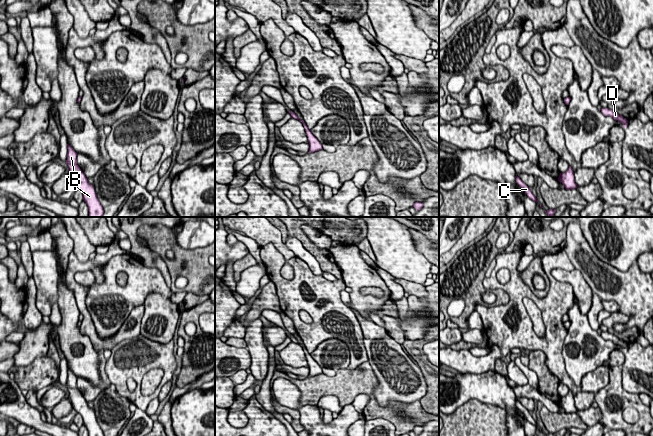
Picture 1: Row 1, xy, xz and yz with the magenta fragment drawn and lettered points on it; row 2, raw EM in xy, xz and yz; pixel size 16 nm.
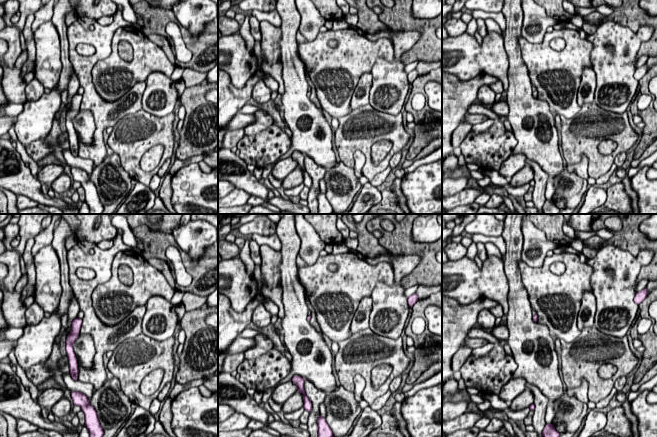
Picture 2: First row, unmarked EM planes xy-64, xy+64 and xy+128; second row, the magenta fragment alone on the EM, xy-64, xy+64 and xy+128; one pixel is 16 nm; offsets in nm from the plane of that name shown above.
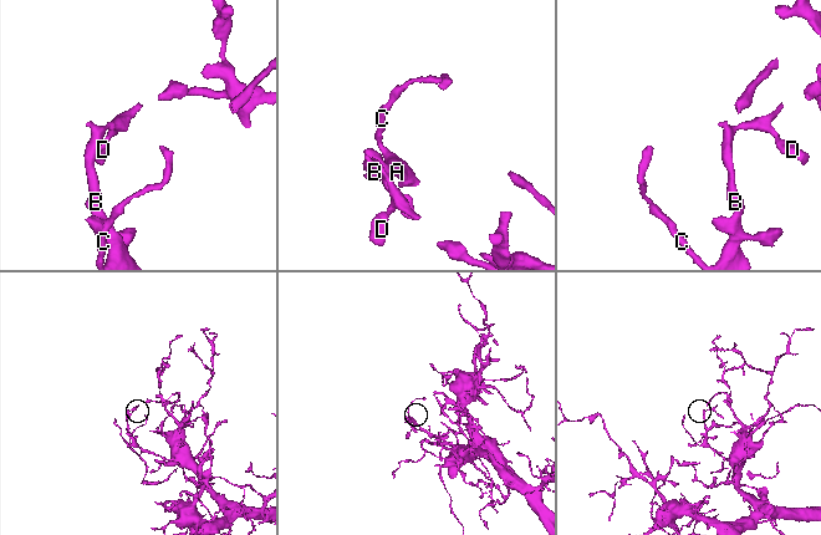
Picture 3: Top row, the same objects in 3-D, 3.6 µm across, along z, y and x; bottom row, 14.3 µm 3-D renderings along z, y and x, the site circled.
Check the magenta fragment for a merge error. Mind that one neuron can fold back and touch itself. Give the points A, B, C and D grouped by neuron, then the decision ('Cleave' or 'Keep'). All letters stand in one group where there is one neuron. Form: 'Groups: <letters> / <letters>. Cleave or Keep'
Groups: A B C D. Keep

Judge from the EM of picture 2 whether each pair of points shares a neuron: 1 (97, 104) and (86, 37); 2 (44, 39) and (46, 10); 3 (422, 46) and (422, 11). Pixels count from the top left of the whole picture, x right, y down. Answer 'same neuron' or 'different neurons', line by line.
1: same neuron
2: different neurons
3: different neurons

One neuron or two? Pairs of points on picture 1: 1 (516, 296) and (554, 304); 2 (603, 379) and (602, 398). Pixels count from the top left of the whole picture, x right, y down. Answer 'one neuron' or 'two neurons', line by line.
1: one neuron
2: two neurons

